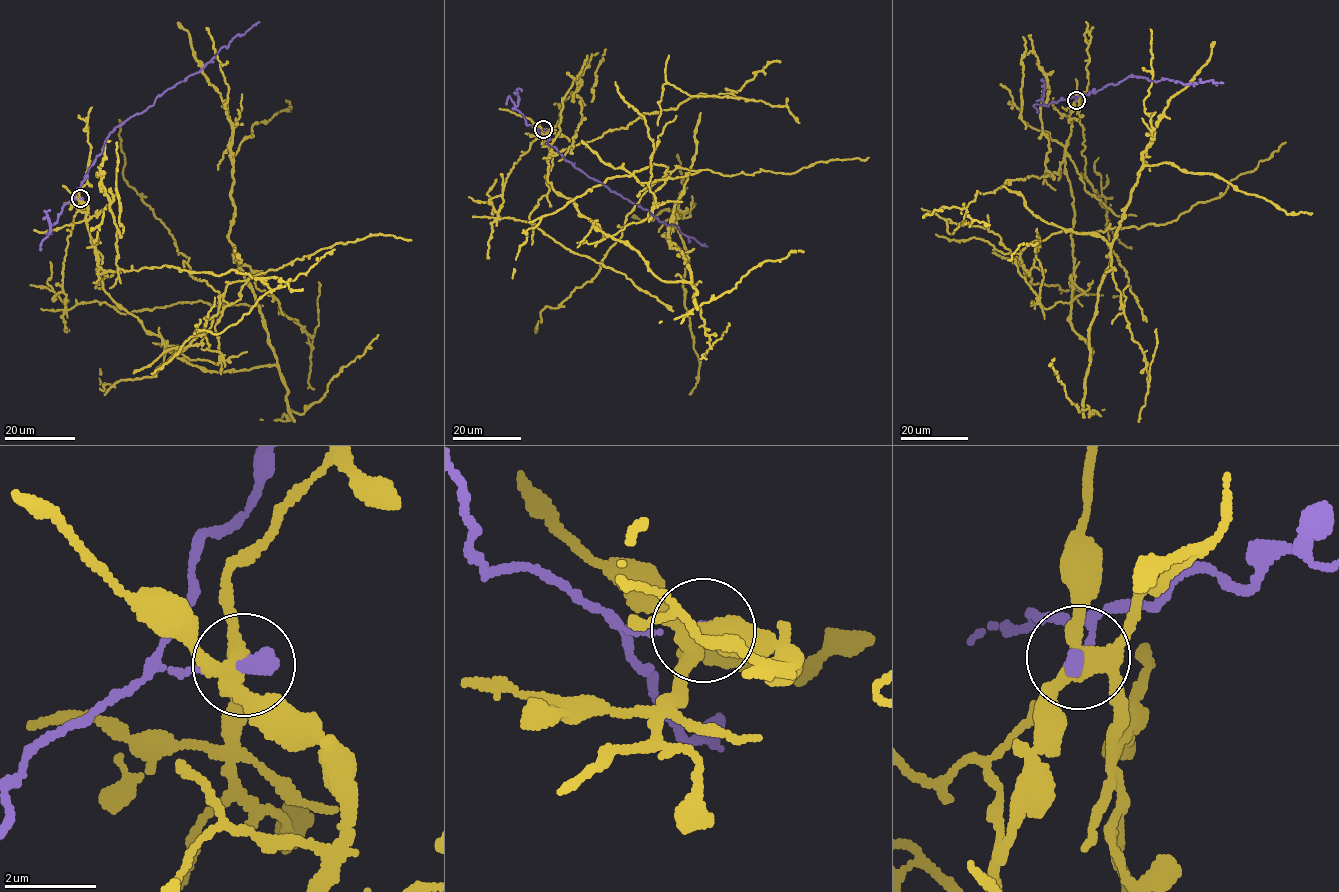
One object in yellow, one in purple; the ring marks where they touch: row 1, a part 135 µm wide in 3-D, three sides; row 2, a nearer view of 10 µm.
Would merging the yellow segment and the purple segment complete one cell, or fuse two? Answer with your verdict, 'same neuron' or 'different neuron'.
different neuron

